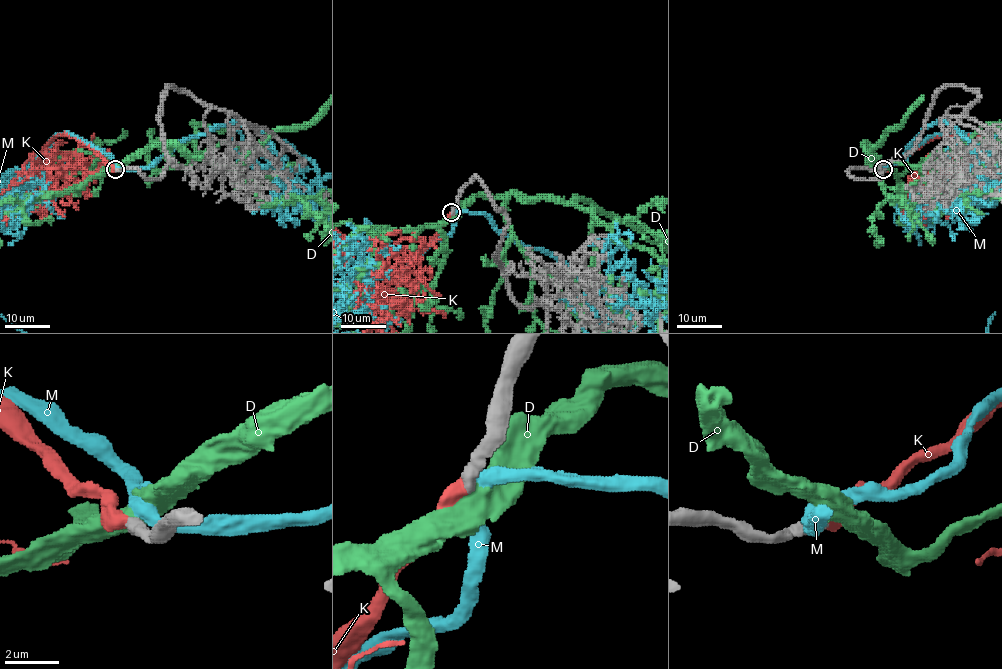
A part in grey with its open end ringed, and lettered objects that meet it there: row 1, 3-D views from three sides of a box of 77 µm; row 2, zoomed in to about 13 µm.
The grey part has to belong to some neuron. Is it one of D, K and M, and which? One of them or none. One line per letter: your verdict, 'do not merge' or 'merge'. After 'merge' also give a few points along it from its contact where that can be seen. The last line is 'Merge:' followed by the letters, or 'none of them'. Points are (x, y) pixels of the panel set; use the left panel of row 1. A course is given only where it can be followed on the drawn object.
D: do not merge
K: merge
M: do not merge
Merge: K

